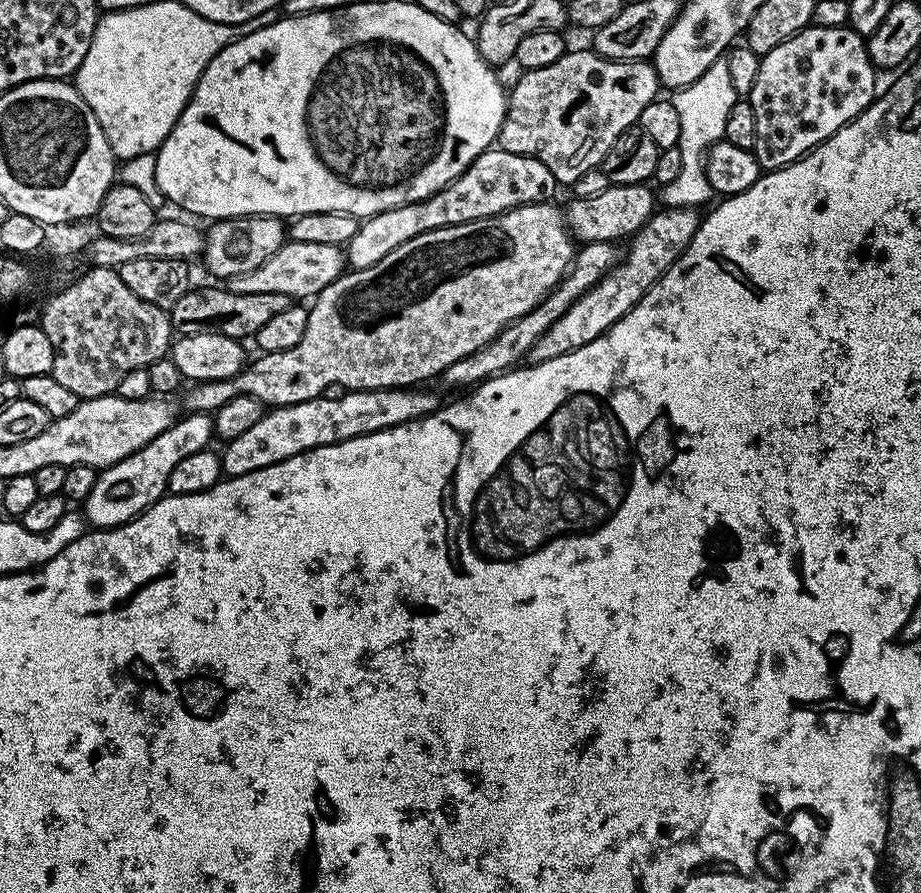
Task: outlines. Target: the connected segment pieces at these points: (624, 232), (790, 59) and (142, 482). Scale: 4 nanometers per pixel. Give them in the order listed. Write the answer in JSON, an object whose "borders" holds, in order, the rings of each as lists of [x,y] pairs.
{"borders":[[[[609,184],[602,194],[569,199],[568,208],[563,209],[564,223],[577,241],[585,240],[589,246],[627,241],[640,232],[657,211],[658,196],[650,189],[648,184]]],[[[847,26],[803,28],[761,56],[758,79],[746,97],[754,110],[754,151],[761,169],[785,168],[864,113],[878,95],[876,76],[865,37]]],[[[203,412],[181,415],[158,438],[154,438],[142,450],[122,458],[122,462],[111,464],[97,475],[94,490],[82,501],[82,515],[93,529],[116,528],[120,524],[139,516],[151,504],[157,504],[168,492],[170,470],[186,458],[186,454],[198,454],[209,447],[208,439],[214,436],[214,420]]]]}

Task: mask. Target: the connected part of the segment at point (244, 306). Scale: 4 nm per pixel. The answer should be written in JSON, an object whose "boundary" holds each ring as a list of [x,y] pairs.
{"boundary":[[[192,286],[182,294],[182,298],[178,298],[178,302],[170,310],[170,315],[172,327],[177,333],[206,334],[207,332],[217,332],[243,341],[244,336],[255,337],[256,332],[262,330],[262,326],[266,326],[266,322],[270,322],[270,318],[274,318],[274,314],[282,314],[282,310],[286,310],[293,303],[286,294],[238,294],[230,291],[226,286],[220,286],[220,288],[196,288],[196,286]]]}

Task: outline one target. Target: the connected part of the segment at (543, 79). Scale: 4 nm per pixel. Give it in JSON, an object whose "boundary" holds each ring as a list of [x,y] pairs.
{"boundary":[[[594,50],[588,52],[572,52],[565,51],[562,58],[558,58],[558,62],[554,62],[550,66],[542,66],[541,68],[530,68],[523,73],[524,77],[517,82],[513,88],[507,93],[508,109],[504,115],[504,121],[500,127],[500,135],[498,137],[498,146],[504,152],[510,154],[522,154],[523,156],[536,156],[538,162],[542,162],[546,166],[546,170],[550,170],[550,174],[554,174],[557,185],[570,186],[581,174],[586,174],[586,170],[591,168],[599,168],[603,165],[606,154],[610,150],[610,146],[614,146],[614,142],[619,136],[633,127],[639,121],[642,110],[646,110],[646,106],[651,100],[657,99],[658,81],[656,79],[656,69],[652,67],[648,60],[607,60],[605,56],[600,56]]]}

